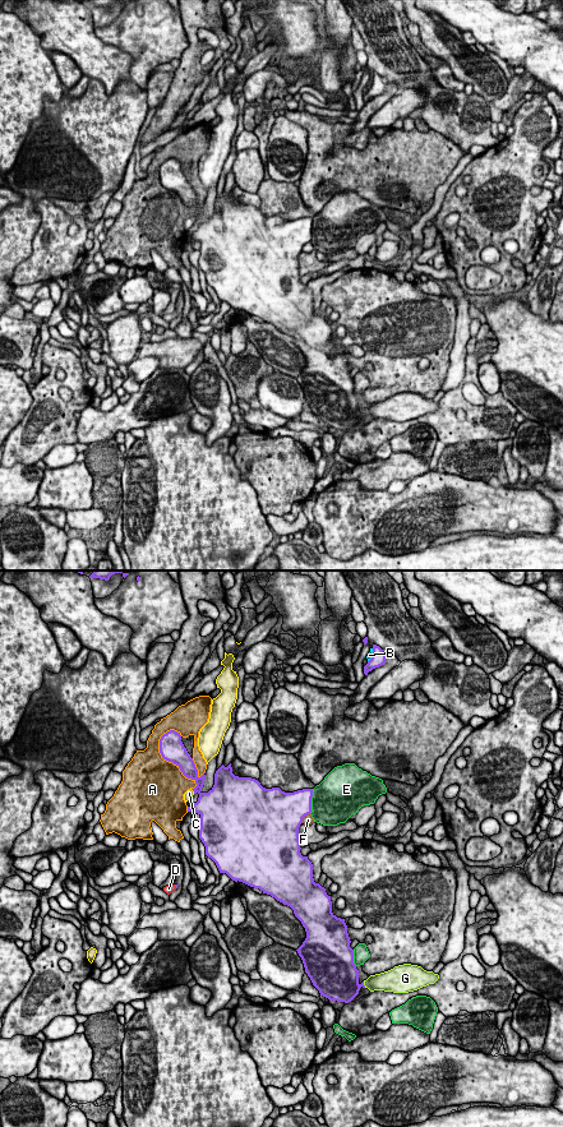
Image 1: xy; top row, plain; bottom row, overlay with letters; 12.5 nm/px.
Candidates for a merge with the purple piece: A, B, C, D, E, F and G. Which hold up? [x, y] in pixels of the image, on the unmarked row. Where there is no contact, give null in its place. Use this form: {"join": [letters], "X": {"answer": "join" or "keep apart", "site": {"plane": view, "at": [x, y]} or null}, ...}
{"join": ["D"], "A": {"answer": "keep apart", "site": {"plane": "xy", "at": [169, 189]}}, "B": {"answer": "keep apart", "site": {"plane": "xy", "at": [372, 83]}}, "C": {"answer": "keep apart", "site": {"plane": "xy", "at": [193, 218]}}, "D": {"answer": "join", "site": {"plane": "xy", "at": [175, 314]}}, "E": {"answer": "keep apart", "site": {"plane": "xy", "at": [310, 230]}}, "F": {"answer": "keep apart", "site": {"plane": "xy", "at": [304, 244]}}, "G": {"answer": "keep apart", "site": {"plane": "xy", "at": [363, 412]}}}

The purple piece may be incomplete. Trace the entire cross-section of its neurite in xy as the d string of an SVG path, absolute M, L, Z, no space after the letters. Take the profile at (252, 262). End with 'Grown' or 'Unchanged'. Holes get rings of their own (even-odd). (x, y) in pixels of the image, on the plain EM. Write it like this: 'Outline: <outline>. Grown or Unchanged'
Outline: M170 158L163 162L160 181L197 212L191 218L199 226L188 235L188 240L200 244L199 267L206 274L206 283L216 291L220 301L226 301L235 310L259 317L294 338L306 360L305 369L296 379L313 414L329 429L351 430L365 414L364 410L359 411L347 354L345 347L332 341L331 324L314 310L313 292L300 281L299 255L303 246L312 241L313 217L294 221L285 221L280 216L266 217L255 207L235 204L230 191L216 199L213 216L203 221L206 203L198 204L180 161Z. Unchanged

